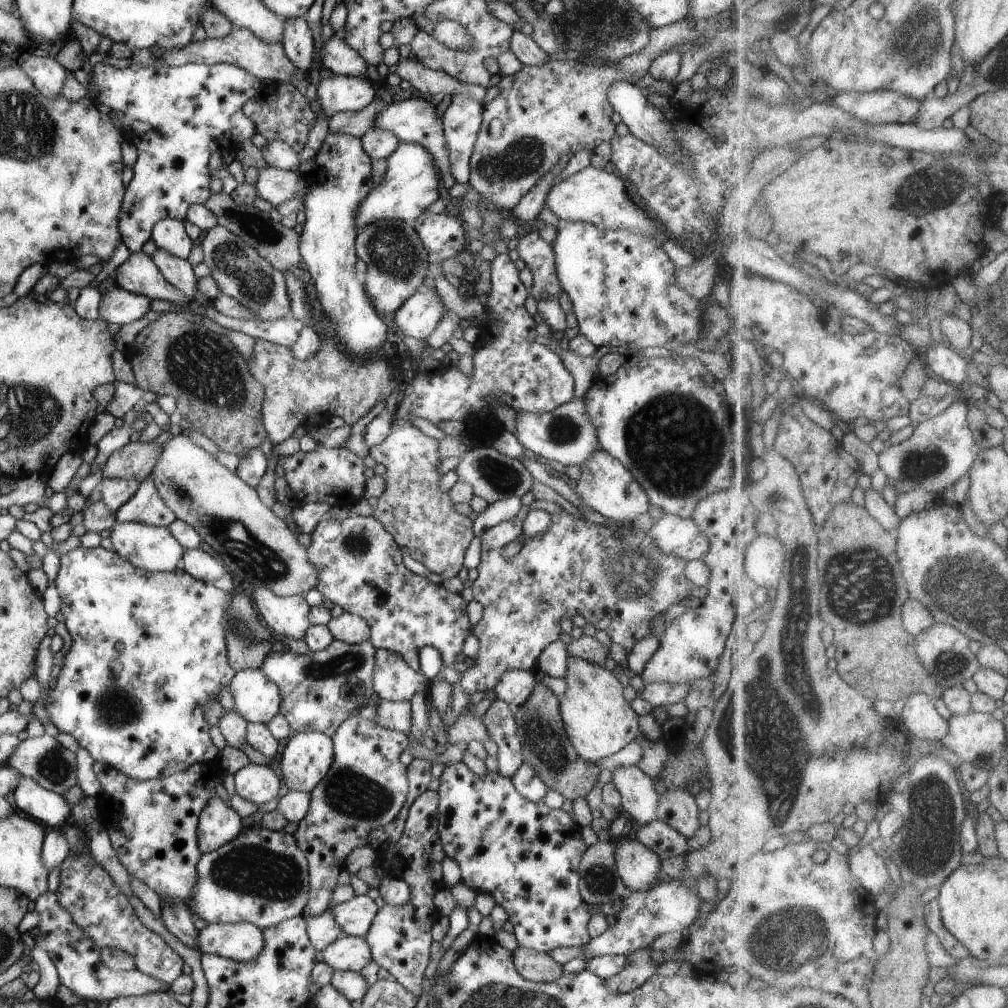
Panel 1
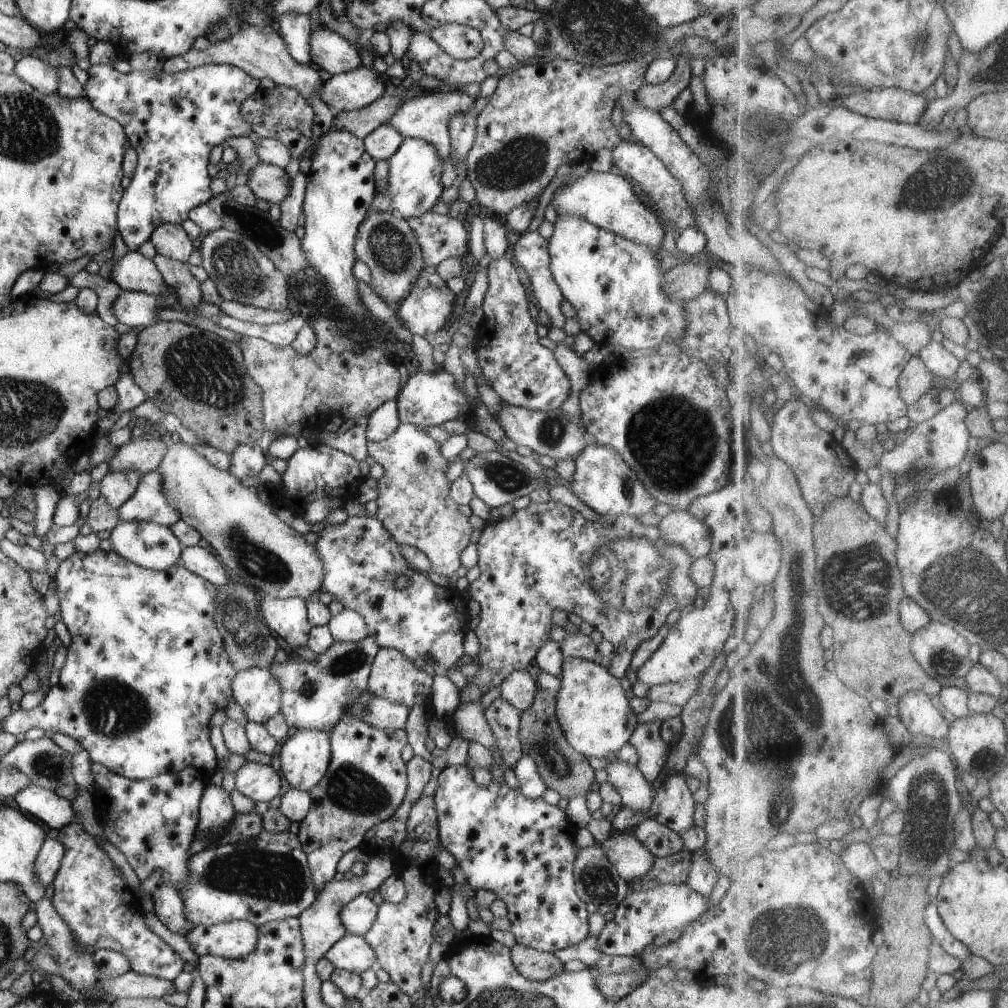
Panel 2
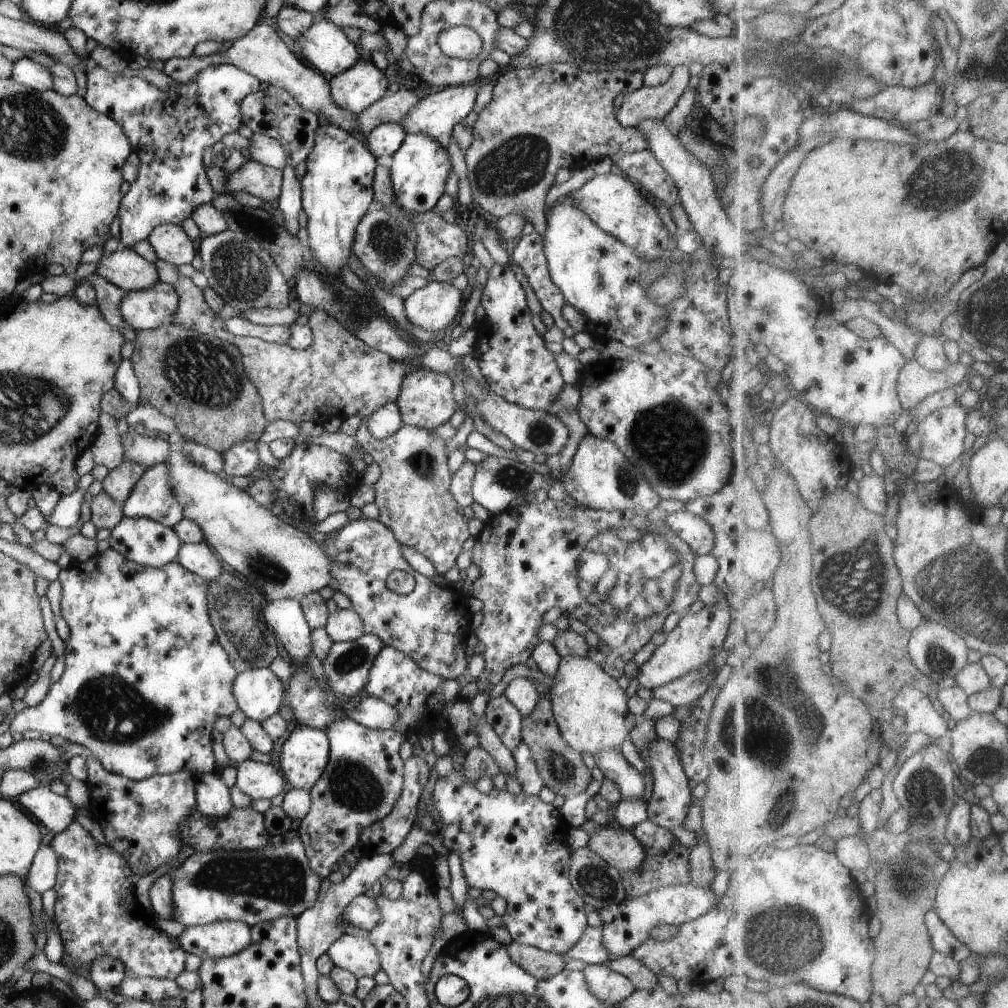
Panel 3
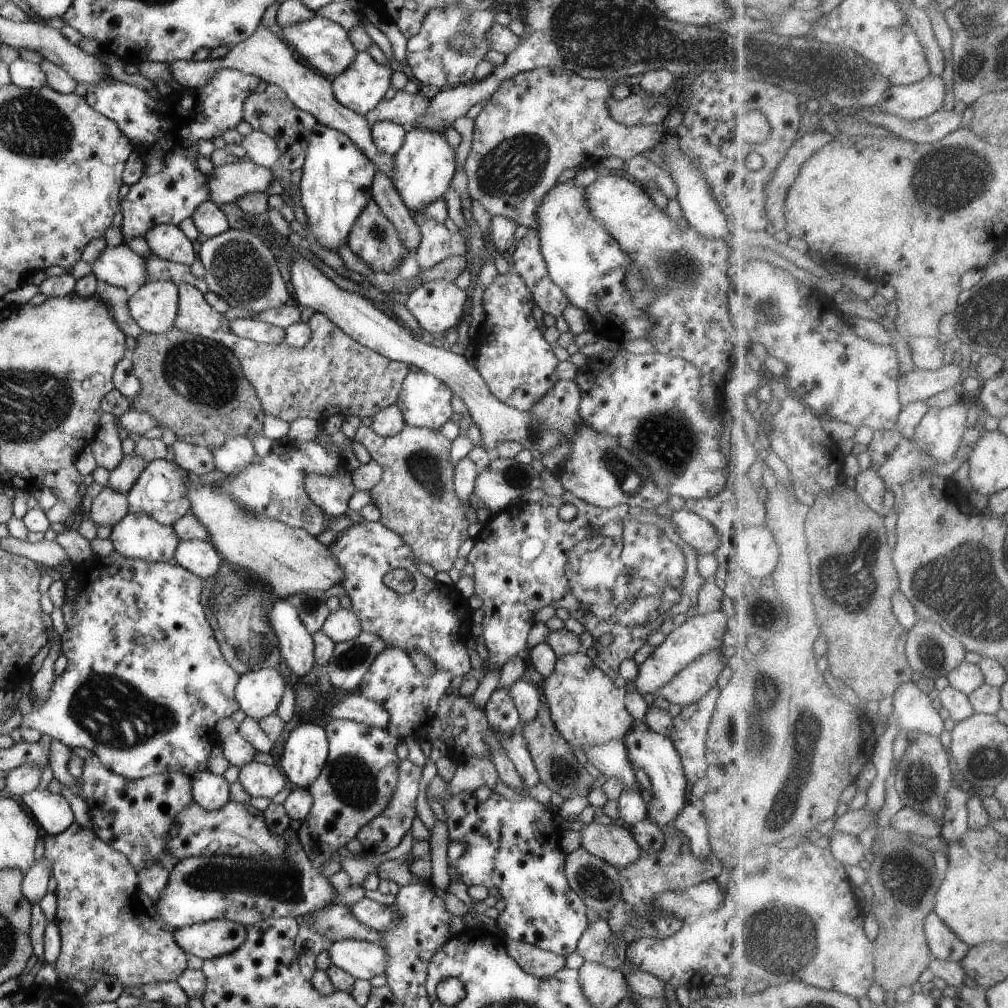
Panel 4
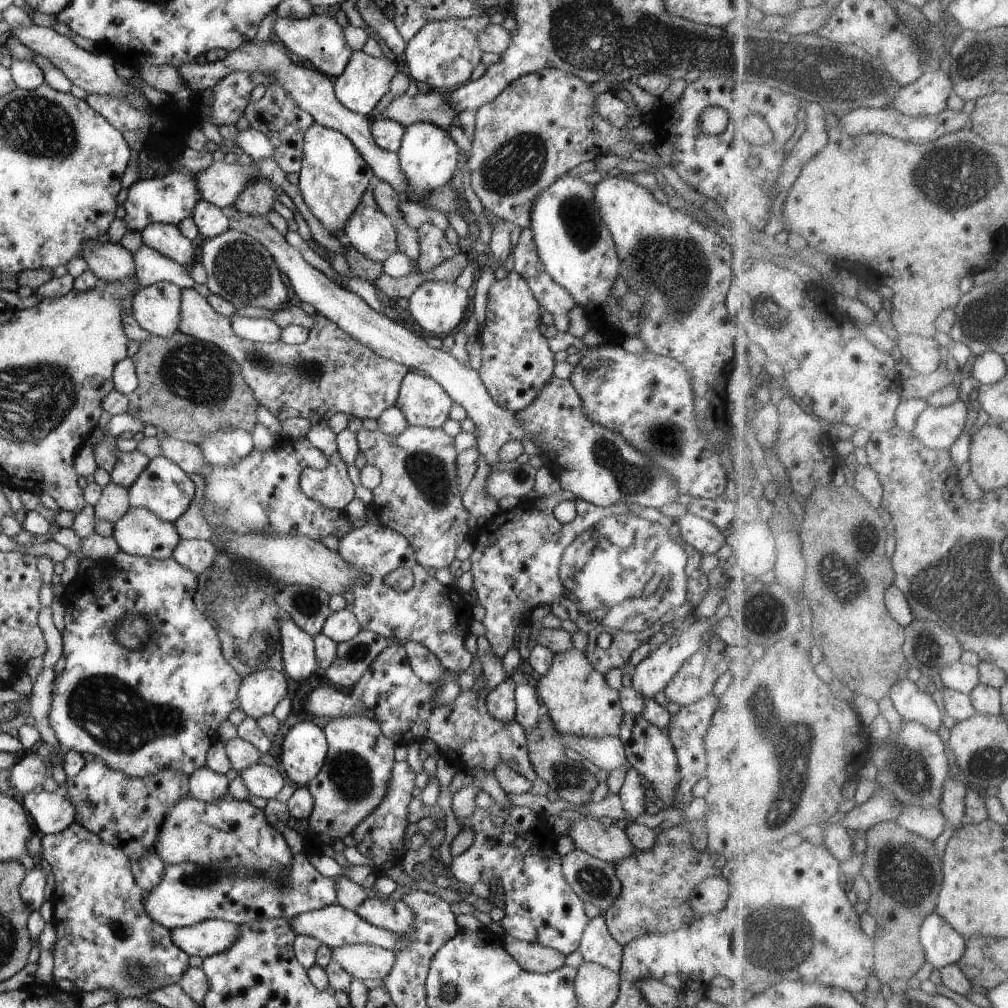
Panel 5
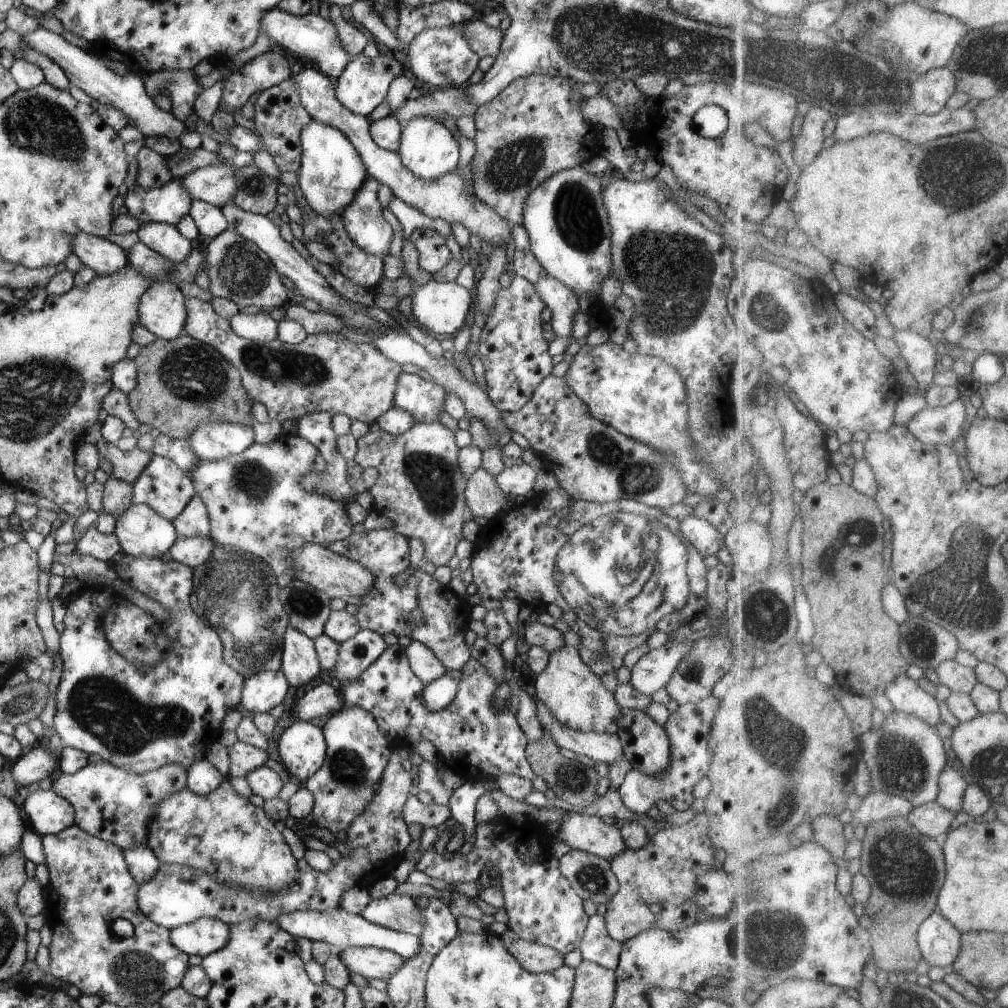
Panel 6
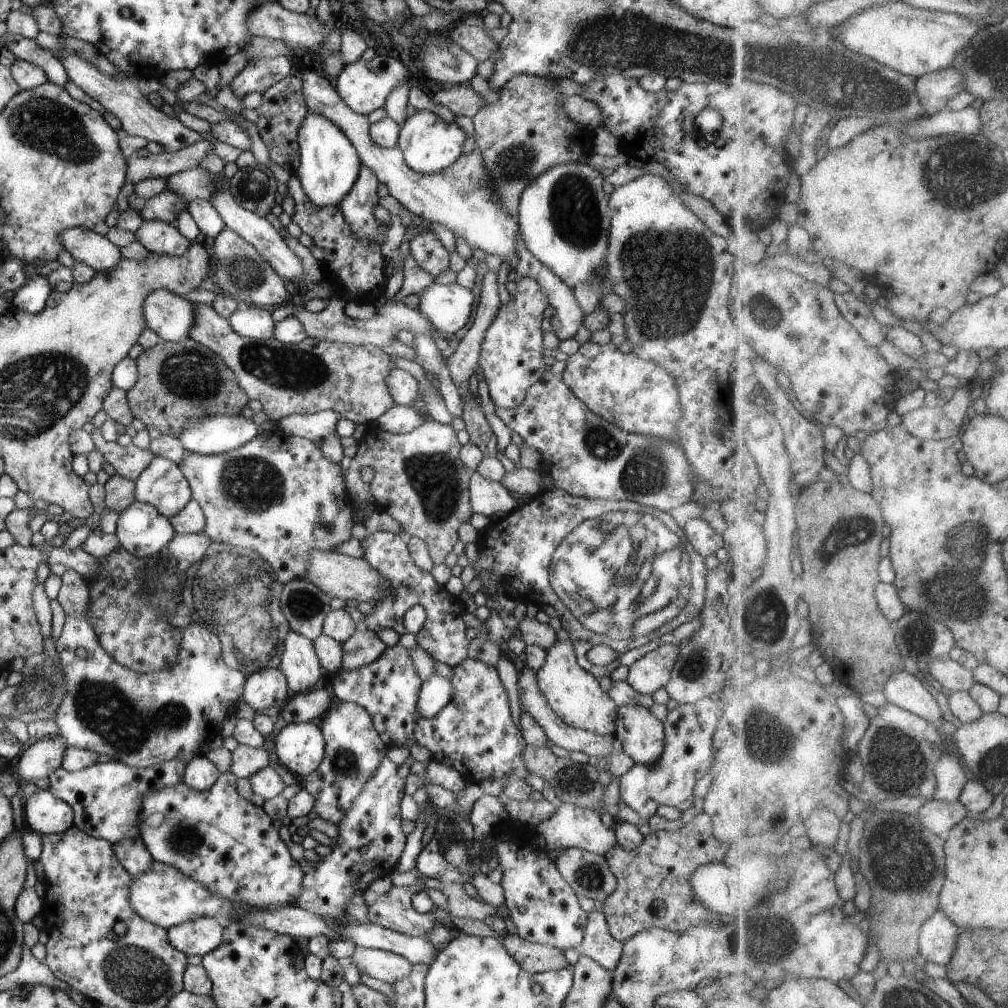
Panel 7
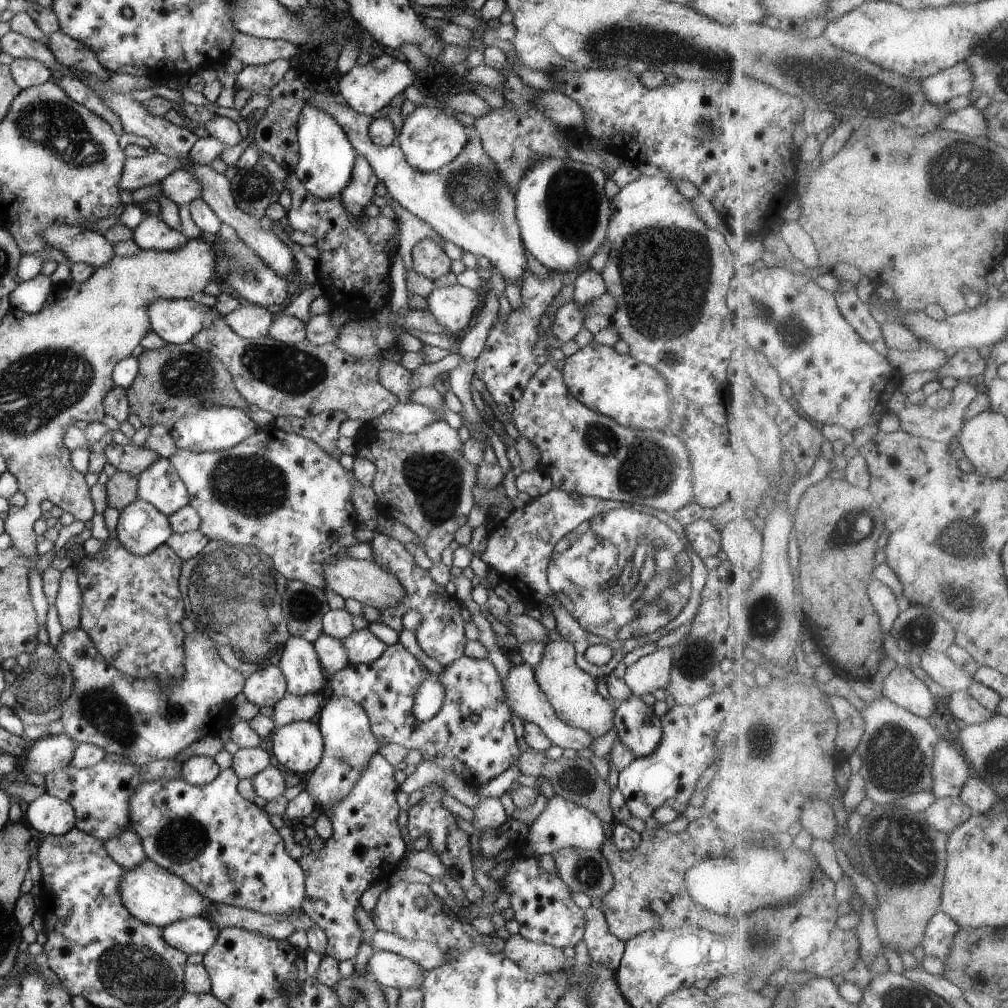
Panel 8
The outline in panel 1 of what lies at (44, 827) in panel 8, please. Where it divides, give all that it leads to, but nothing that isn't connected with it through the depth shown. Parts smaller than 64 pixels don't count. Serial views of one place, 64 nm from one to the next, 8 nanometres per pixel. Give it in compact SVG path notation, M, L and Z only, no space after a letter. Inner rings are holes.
M22 777L11 796L17 812L42 824L46 830L59 829L71 821L71 808L58 793L42 788L35 780Z

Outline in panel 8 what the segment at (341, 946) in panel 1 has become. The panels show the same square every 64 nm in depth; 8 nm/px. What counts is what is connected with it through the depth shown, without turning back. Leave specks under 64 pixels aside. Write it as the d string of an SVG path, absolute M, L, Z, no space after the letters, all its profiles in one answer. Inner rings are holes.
M378 951L369 958L367 971L382 986L406 990L418 988L425 978L425 971L404 956L389 951Z

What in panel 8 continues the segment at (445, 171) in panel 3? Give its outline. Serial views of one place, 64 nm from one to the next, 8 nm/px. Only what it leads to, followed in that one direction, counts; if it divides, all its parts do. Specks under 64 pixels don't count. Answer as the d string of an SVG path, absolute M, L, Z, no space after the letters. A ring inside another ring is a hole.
M418 106L408 115L398 136L399 148L405 160L421 172L433 172L452 162L462 153L467 140L467 128L454 115L446 114L442 108L430 106Z

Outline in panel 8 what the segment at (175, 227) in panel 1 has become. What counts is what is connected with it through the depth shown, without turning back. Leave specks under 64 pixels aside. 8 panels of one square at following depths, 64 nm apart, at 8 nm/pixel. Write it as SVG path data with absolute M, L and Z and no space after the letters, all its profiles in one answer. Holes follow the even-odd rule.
M149 213L134 228L131 240L140 249L172 251L183 248L188 239L182 232L169 228L160 216Z

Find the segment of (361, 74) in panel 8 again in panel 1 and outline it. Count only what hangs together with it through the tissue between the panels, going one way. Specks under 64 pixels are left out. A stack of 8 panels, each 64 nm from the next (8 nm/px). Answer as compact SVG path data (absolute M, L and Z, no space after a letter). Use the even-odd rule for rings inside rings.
M333 75L329 78L322 78L317 87L317 94L320 98L322 108L328 116L340 111L359 111L376 98L378 83L366 75Z

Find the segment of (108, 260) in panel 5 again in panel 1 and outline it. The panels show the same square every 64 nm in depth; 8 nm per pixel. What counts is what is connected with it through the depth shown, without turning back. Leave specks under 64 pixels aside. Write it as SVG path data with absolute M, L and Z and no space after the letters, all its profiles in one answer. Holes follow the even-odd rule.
M142 251L130 253L129 258L115 270L115 282L121 289L147 296L150 300L166 300L186 306L190 302L160 274L151 256Z

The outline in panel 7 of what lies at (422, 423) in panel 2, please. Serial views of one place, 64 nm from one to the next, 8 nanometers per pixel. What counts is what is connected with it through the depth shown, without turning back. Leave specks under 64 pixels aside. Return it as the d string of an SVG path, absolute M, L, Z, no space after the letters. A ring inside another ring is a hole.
M394 367L385 378L388 390L396 405L418 407L426 416L429 416L420 394L418 394L418 382L408 371Z

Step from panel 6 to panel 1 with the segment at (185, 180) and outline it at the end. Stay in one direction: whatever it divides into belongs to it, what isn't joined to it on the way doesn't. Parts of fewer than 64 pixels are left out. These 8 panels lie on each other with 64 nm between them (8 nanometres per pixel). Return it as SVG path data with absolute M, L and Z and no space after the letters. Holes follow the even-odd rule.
M266 165L259 170L258 179L253 185L255 186L259 198L264 198L264 200L268 200L273 207L277 207L278 205L285 203L287 200L292 199L300 199L302 204L303 198L309 189L309 182L305 180L303 183L300 180L300 174L294 171Z

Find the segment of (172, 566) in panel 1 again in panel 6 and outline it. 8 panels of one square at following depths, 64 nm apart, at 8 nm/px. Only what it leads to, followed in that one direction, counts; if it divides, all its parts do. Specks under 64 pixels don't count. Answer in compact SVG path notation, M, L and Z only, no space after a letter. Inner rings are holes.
M130 505L116 521L113 532L118 538L122 552L136 558L158 559L167 557L167 550L177 541L176 532L171 520L160 516L155 510L146 505Z

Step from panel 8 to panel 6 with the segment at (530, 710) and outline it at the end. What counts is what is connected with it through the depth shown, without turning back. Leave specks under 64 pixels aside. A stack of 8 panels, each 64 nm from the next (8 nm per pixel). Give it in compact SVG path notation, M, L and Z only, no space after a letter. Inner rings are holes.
M537 697L535 707L540 724L559 749L566 748L574 754L584 754L594 762L606 762L608 765L623 755L620 739L616 735L574 730L558 721Z

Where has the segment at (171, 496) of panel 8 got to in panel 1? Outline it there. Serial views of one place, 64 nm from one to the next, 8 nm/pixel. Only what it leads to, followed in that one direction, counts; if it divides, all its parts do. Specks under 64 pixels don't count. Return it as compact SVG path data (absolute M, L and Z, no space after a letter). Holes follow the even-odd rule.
M150 475L139 482L138 490L132 495L132 498L129 498L118 510L116 510L115 517L117 518L117 523L137 522L157 527L167 527L177 519L174 511L168 508L164 499L160 496L156 488L156 483Z

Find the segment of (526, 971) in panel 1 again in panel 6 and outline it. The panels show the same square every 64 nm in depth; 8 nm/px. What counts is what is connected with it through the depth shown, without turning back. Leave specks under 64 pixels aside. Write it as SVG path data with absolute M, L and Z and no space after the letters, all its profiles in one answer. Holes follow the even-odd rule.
M510 929L501 936L506 950L529 973L547 973L564 965L564 955L553 948L518 938Z

